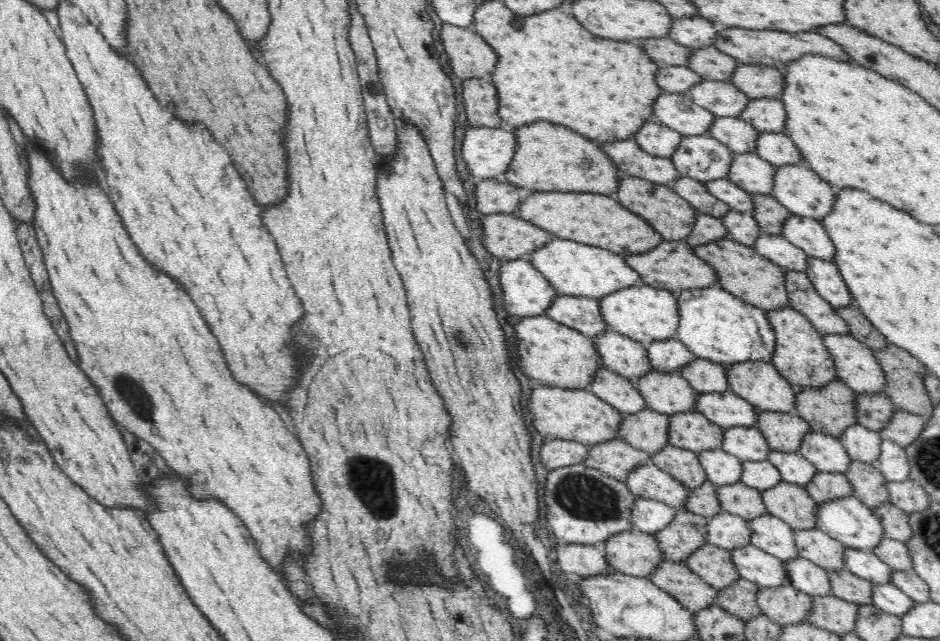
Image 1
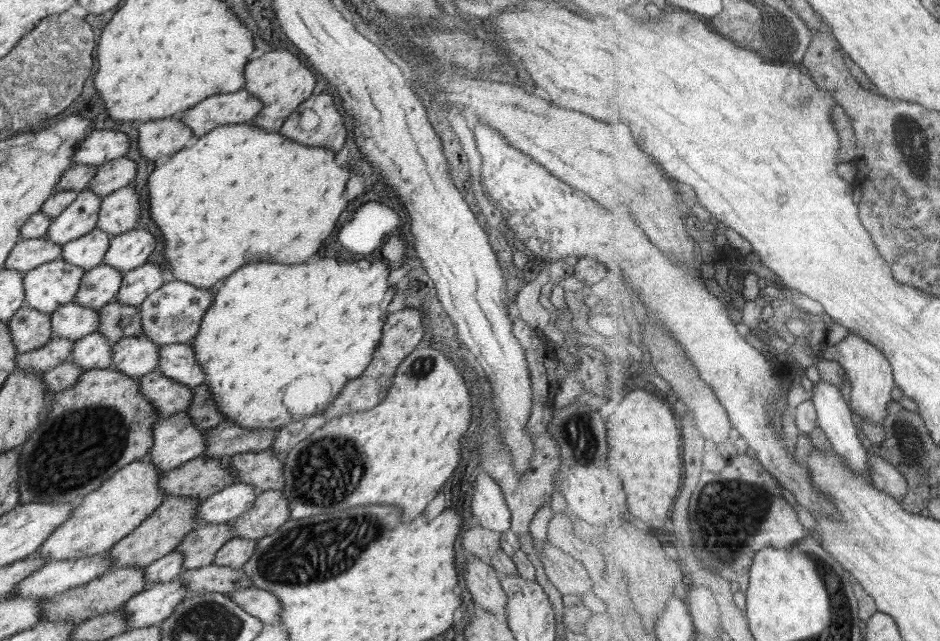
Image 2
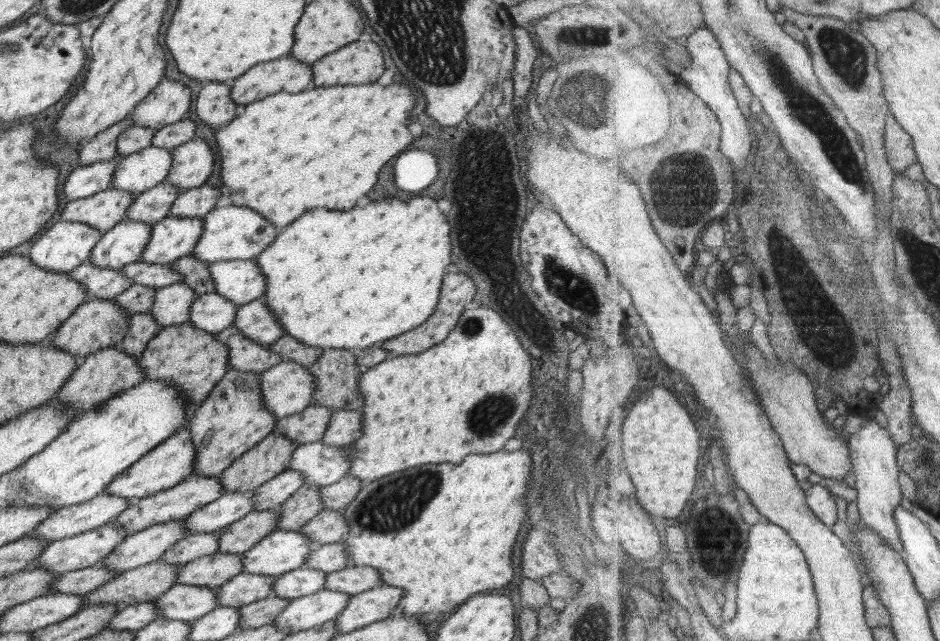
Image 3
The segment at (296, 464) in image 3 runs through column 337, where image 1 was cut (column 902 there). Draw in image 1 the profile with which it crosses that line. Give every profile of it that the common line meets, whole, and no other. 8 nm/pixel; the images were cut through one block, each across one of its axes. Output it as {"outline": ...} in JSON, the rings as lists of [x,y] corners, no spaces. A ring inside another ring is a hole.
{"outline":[[[883,440],[874,464],[886,481],[901,481],[909,476],[905,447]]]}

